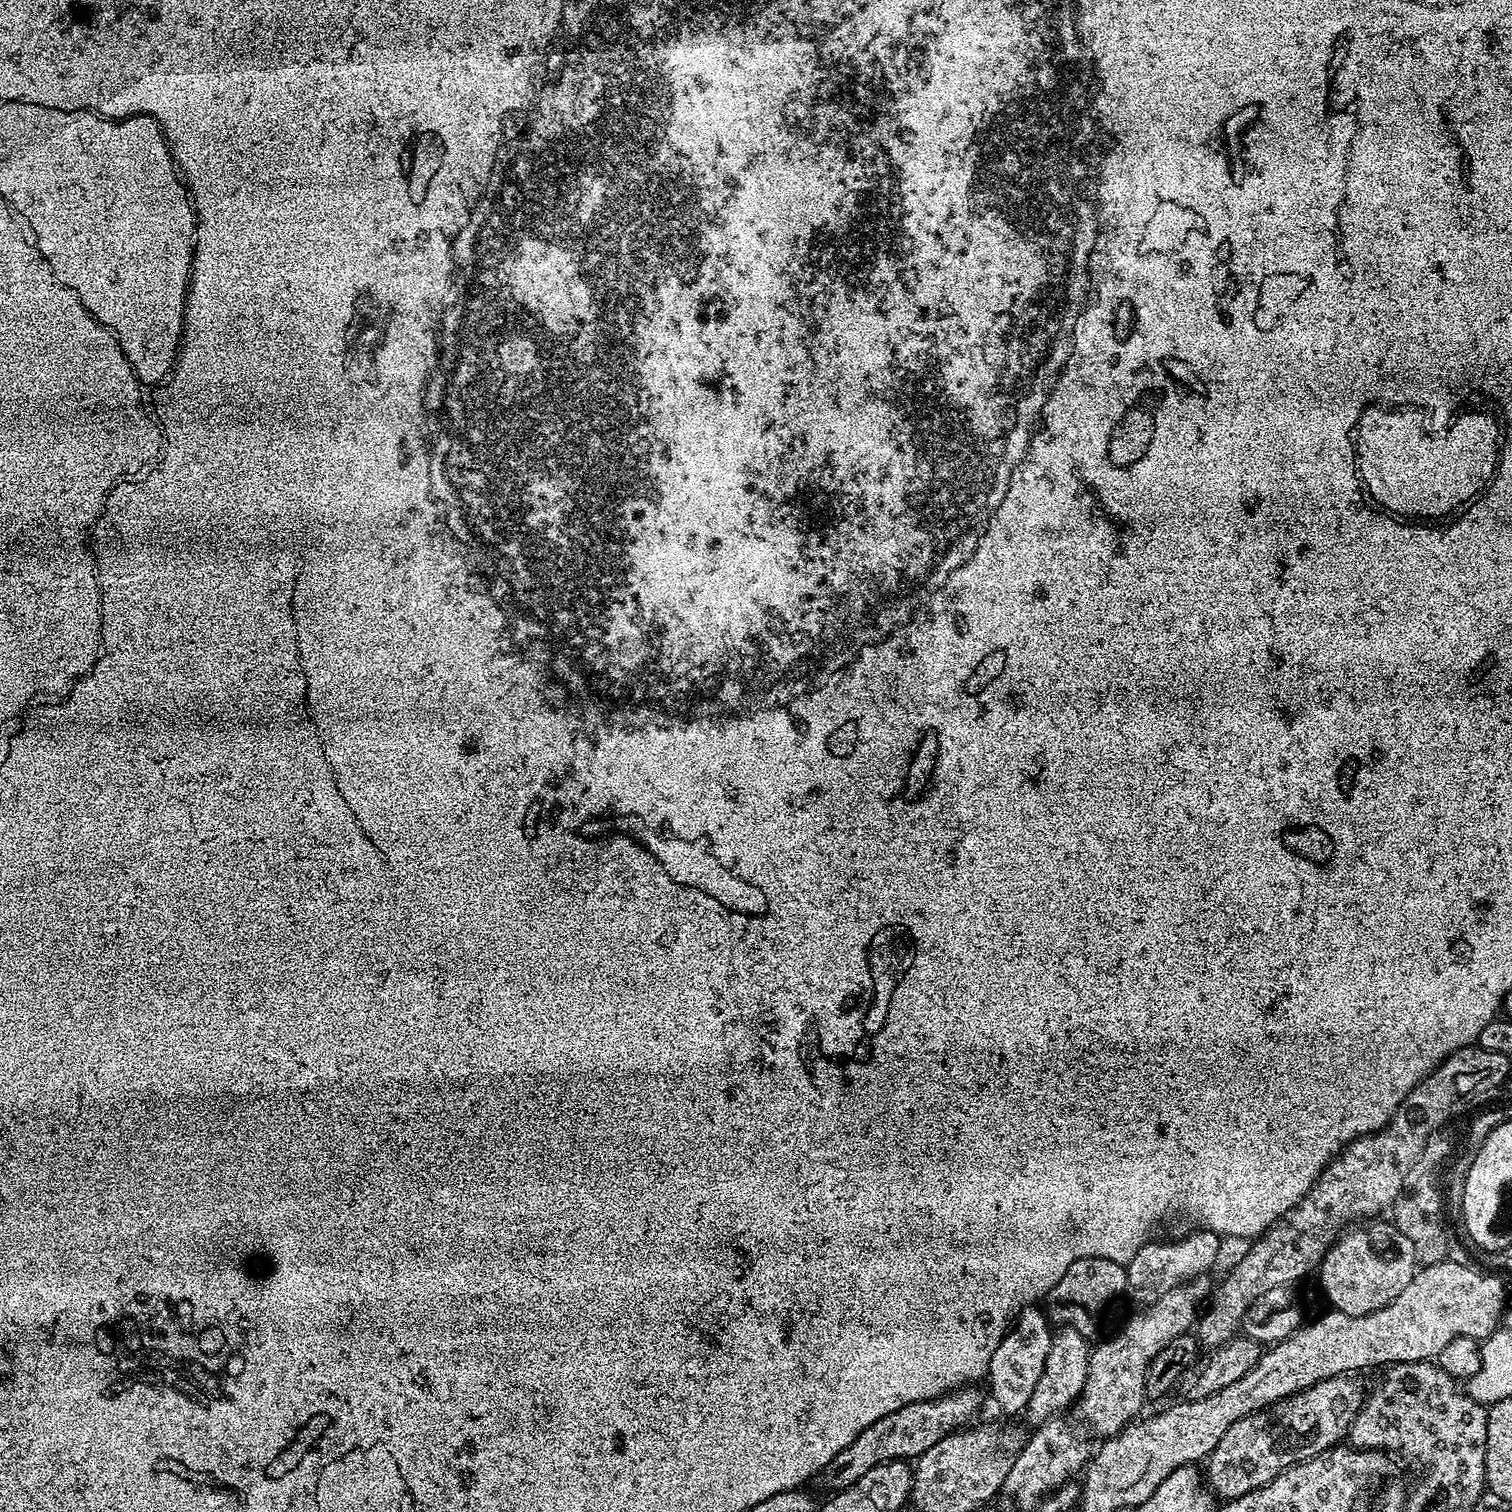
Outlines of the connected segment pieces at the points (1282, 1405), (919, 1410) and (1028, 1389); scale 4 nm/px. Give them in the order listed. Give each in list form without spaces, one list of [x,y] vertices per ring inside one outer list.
[[[1349,1375],[1323,1380],[1280,1400],[1270,1409],[1234,1422],[1222,1434],[1222,1442],[1206,1457],[1206,1484],[1211,1495],[1221,1496],[1219,1499],[1224,1502],[1237,1500],[1247,1492],[1266,1486],[1266,1482],[1278,1478],[1278,1474],[1295,1464],[1337,1447],[1347,1437],[1364,1401],[1364,1393],[1354,1380]]]
[[[961,1386],[947,1396],[938,1396],[934,1400],[923,1400],[902,1406],[902,1410],[894,1410],[894,1414],[886,1414],[886,1418],[878,1418],[874,1426],[866,1426],[846,1450],[842,1450],[824,1468],[822,1479],[828,1490],[849,1488],[862,1478],[874,1466],[882,1466],[891,1460],[915,1461],[934,1442],[942,1442],[957,1430],[973,1423],[972,1415],[980,1408],[980,1392],[976,1386]]]
[[[1032,1305],[1020,1312],[1011,1331],[1004,1336],[988,1363],[986,1382],[990,1384],[990,1392],[999,1408],[1008,1414],[1023,1413],[1027,1409],[1030,1396],[1034,1394],[1034,1389],[1042,1378],[1042,1371],[1045,1370],[1053,1333],[1038,1309]]]

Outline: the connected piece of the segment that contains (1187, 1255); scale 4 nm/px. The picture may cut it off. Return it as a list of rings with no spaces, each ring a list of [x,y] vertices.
[[[1192,1230],[1189,1236],[1181,1240],[1172,1240],[1169,1244],[1149,1242],[1134,1254],[1134,1258],[1126,1265],[1128,1270],[1128,1288],[1136,1292],[1152,1292],[1159,1294],[1168,1292],[1187,1281],[1203,1277],[1216,1264],[1220,1256],[1221,1237],[1214,1232]]]

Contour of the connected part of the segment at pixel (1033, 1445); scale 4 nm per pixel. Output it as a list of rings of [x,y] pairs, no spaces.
[[[1053,1418],[1037,1427],[1032,1432],[1033,1436],[1012,1457],[1010,1474],[1006,1474],[1003,1491],[1009,1492],[1020,1508],[1035,1509],[1045,1496],[1071,1481],[1074,1476],[1072,1472],[1083,1473],[1090,1459],[1087,1442],[1062,1419]]]

